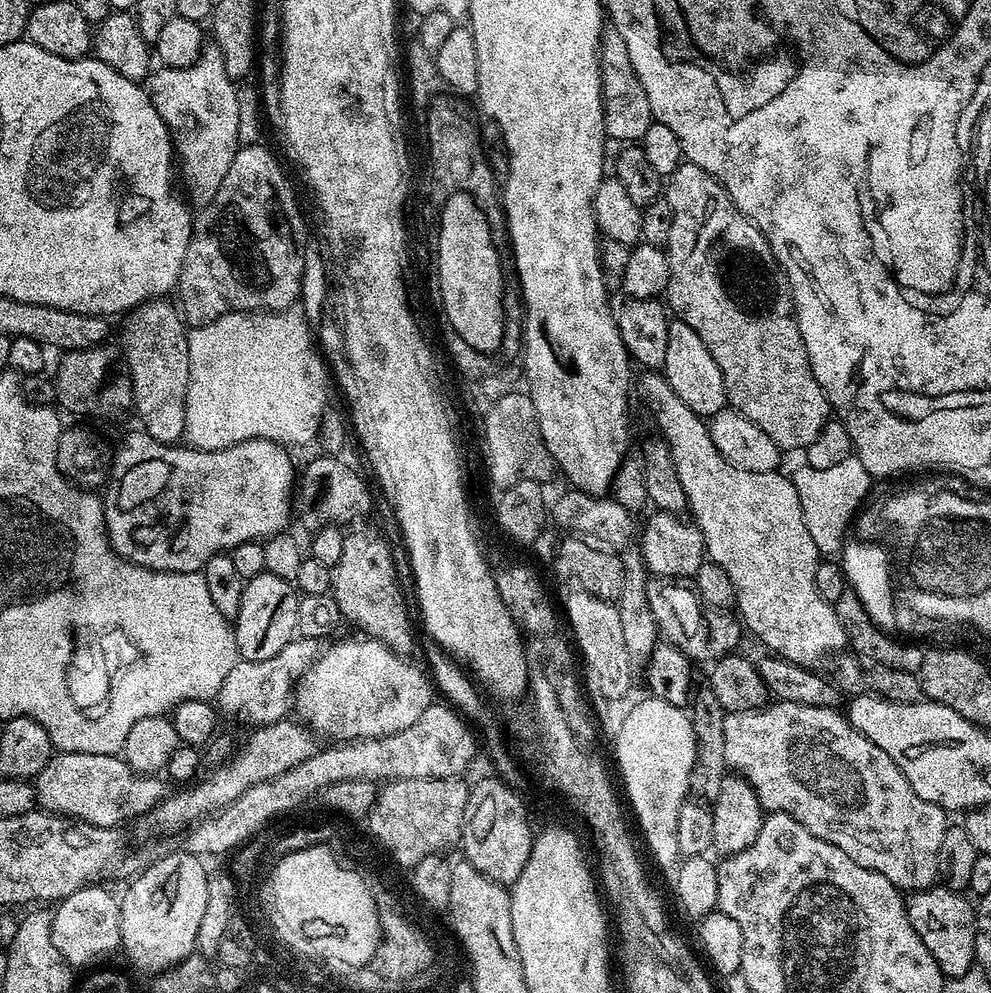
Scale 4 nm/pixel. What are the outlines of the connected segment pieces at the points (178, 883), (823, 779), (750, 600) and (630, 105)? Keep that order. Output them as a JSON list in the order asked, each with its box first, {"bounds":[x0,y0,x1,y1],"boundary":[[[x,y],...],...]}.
[{"bounds":[120,850,210,974],"boundary":[[[179,850],[180,852],[168,852],[164,857],[161,855],[159,858],[153,859],[152,863],[139,872],[138,875],[131,877],[128,889],[125,890],[124,896],[122,892],[122,899],[120,900],[120,913],[122,914],[122,934],[120,935],[120,948],[125,952],[134,963],[140,968],[145,968],[149,974],[159,974],[170,968],[175,967],[176,964],[182,963],[187,956],[191,955],[196,948],[196,939],[198,938],[198,926],[202,926],[202,914],[206,911],[206,882],[210,875],[209,869],[204,869],[204,864],[199,855],[195,852],[187,850]]]},{"bounds":[724,700,950,894],"boundary":[[[776,700],[760,709],[758,712],[729,712],[724,717],[724,729],[726,730],[726,762],[729,769],[735,775],[743,776],[750,782],[750,786],[754,790],[760,805],[764,807],[765,813],[781,812],[787,816],[790,812],[800,812],[800,802],[808,800],[808,792],[816,798],[816,796],[828,796],[830,800],[842,800],[842,812],[848,810],[848,826],[852,824],[852,850],[850,858],[854,858],[854,862],[858,862],[858,866],[866,866],[866,870],[874,870],[878,874],[882,874],[882,878],[890,878],[890,882],[895,888],[903,890],[905,893],[911,894],[920,891],[921,888],[931,888],[937,883],[940,871],[938,870],[938,850],[942,847],[942,834],[946,834],[950,823],[949,813],[944,809],[934,806],[934,802],[926,802],[926,798],[918,798],[918,794],[914,794],[914,790],[910,786],[910,782],[906,782],[906,774],[902,774],[902,770],[898,770],[898,766],[890,758],[890,754],[886,754],[886,750],[878,750],[878,746],[874,746],[874,742],[870,742],[870,738],[866,738],[862,733],[850,723],[847,715],[841,714],[836,708],[815,708],[814,706],[799,704],[798,702],[788,702]]]},{"bounds":[640,370,848,669],"boundary":[[[652,370],[640,380],[640,392],[660,427],[659,435],[672,450],[674,466],[686,490],[688,512],[704,535],[704,546],[709,561],[726,570],[730,582],[734,582],[736,608],[743,627],[748,628],[775,654],[799,667],[819,669],[827,656],[835,657],[845,651],[848,639],[842,622],[838,622],[835,607],[822,598],[816,585],[816,571],[822,562],[822,553],[814,546],[810,530],[806,530],[806,518],[802,514],[802,502],[798,502],[798,490],[787,475],[775,472],[751,472],[730,463],[721,454],[720,447],[708,433],[705,417],[700,416],[668,384],[659,371]]]},{"bounds":[600,26,653,146],"boundary":[[[611,26],[605,27],[600,45],[600,77],[602,102],[604,103],[604,134],[609,141],[617,140],[617,145],[627,146],[643,141],[646,130],[653,124],[650,98],[634,74],[634,62],[630,62],[630,53],[626,51],[626,42],[622,34]]]}]

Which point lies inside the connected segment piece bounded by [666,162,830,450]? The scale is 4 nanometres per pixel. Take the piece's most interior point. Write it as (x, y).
(725, 283)

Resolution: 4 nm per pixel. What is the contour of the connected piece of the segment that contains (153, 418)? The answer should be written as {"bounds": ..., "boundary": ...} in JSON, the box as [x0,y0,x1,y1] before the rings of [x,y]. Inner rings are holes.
{"bounds":[122,299,190,445],"boundary":[[[171,299],[142,302],[123,317],[122,359],[132,379],[134,412],[140,415],[143,431],[163,444],[175,445],[183,437],[186,422],[186,398],[190,374],[189,329],[183,315]]]}

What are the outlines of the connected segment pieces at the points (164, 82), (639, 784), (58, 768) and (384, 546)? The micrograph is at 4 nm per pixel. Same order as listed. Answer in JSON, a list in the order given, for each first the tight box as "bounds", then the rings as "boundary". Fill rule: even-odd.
[{"bounds":[146,46,239,206],"boundary":[[[206,46],[188,68],[157,67],[146,84],[152,105],[166,122],[172,146],[178,157],[178,176],[184,179],[183,191],[196,206],[207,206],[218,194],[230,162],[234,162],[238,140],[239,98],[237,85],[226,74],[222,50]]]},{"bounds":[616,698,696,869],"boundary":[[[647,698],[629,710],[616,738],[616,764],[632,803],[632,812],[640,823],[640,832],[656,855],[660,868],[671,869],[678,834],[678,814],[689,799],[692,772],[696,769],[696,735],[692,717],[685,709]]]},{"bounds":[34,752,166,828],"boundary":[[[56,752],[34,777],[43,811],[103,828],[120,828],[135,816],[145,817],[166,795],[161,777],[136,772],[119,755]]]},{"bounds":[331,528,412,657],"boundary":[[[356,528],[345,535],[342,558],[332,569],[331,596],[338,602],[345,621],[361,628],[365,637],[382,642],[397,656],[407,657],[412,648],[412,620],[396,577],[396,564],[386,541],[376,528]]]}]

